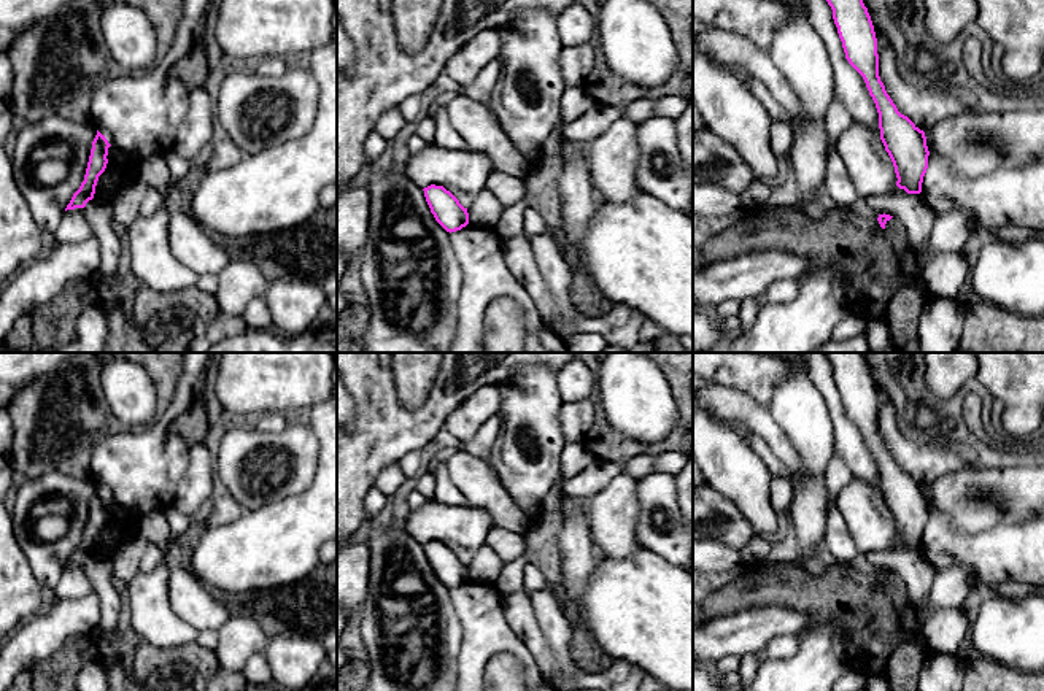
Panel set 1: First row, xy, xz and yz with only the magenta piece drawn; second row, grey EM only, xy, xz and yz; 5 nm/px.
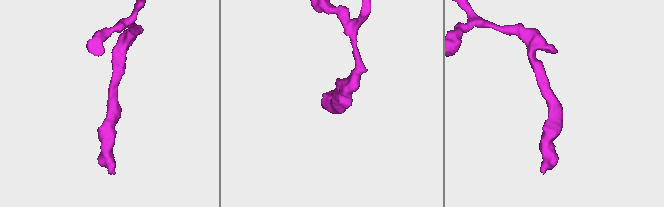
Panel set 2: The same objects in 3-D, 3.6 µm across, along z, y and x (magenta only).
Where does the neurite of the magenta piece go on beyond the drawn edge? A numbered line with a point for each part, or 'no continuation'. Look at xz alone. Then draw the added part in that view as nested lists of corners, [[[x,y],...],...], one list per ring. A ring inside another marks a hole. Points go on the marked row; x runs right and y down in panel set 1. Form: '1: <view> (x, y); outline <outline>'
no continuation

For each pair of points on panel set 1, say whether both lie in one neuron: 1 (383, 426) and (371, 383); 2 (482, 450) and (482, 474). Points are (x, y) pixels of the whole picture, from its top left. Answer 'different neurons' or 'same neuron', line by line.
1: same neuron
2: different neurons

